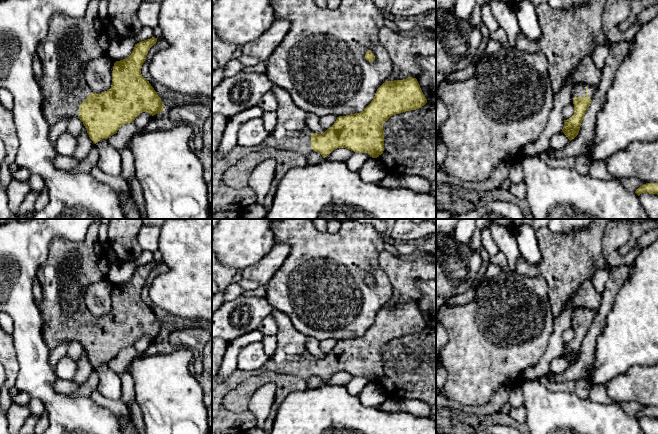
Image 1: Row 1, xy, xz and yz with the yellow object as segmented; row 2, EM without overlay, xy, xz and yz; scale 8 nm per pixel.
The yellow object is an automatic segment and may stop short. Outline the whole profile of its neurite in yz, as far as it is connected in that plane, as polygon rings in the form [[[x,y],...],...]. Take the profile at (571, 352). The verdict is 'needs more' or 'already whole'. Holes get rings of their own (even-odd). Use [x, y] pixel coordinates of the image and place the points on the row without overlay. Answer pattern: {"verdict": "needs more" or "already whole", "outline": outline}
{"verdict": "needs more", "outline": [[[579,308],[573,312],[574,338],[571,342],[564,344],[564,351],[561,355],[570,365],[578,359],[583,341],[594,322],[596,314],[597,310],[587,308]]]}

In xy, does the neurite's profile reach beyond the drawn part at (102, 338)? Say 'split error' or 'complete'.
split error

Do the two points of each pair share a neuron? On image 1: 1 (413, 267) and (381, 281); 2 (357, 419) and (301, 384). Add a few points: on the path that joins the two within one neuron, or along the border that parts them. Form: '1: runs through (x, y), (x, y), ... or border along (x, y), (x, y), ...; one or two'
1: border along (378, 256), (380, 267), (387, 275), (393, 287); two
2: border along (308, 388), (302, 391), (292, 391), (286, 397); two

